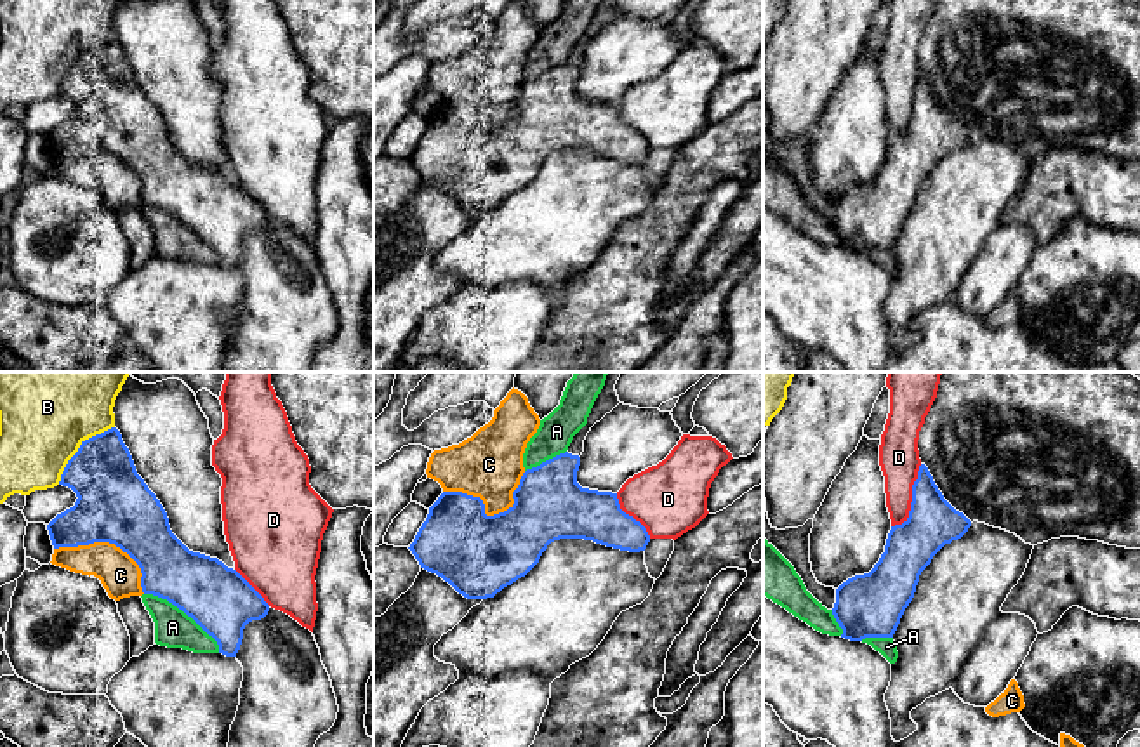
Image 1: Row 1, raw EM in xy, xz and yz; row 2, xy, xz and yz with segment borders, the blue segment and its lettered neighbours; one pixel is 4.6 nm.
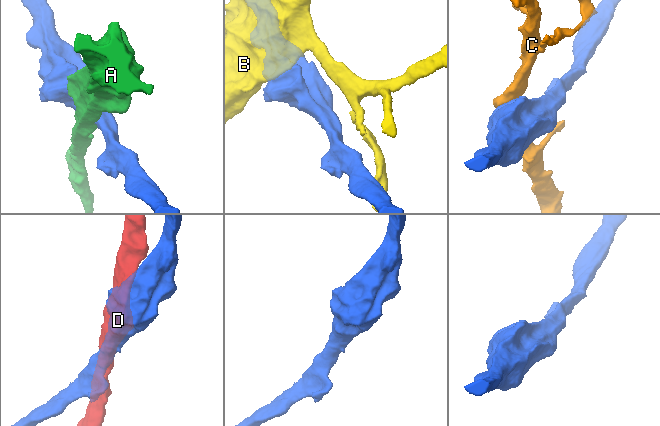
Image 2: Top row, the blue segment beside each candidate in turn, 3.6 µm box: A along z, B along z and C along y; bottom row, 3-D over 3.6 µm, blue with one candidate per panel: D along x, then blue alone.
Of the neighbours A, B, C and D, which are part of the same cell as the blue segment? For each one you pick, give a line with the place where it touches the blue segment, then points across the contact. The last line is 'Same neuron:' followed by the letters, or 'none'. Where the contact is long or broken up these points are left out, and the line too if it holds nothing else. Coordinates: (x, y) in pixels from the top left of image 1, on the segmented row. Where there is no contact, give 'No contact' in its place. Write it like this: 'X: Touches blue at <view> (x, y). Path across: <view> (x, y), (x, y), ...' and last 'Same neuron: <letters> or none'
Same neuron: none

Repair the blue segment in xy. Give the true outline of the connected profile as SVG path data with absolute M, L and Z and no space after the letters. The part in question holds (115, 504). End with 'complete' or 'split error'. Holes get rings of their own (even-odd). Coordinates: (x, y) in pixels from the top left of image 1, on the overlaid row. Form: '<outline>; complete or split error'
M116 427L82 441L68 460L59 485L71 488L78 499L47 525L54 549L94 542L115 544L139 565L144 594L167 599L182 610L217 641L219 653L236 657L245 625L264 618L269 605L236 570L217 558L189 551L172 533L163 506L137 474Z; complete

